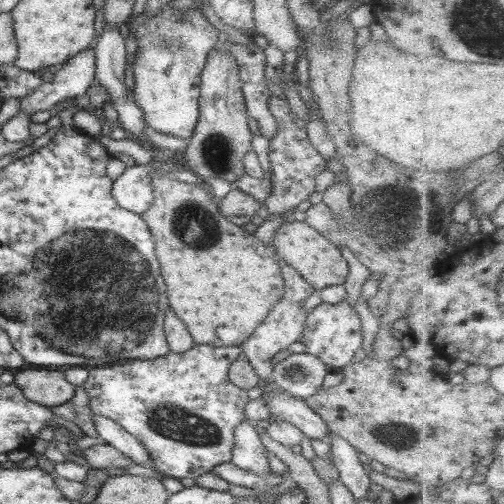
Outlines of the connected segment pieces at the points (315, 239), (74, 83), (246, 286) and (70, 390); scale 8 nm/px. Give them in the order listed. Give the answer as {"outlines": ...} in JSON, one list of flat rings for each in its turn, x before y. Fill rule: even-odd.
{"outlines":[[[292,218,274,233,272,246,277,257,282,257,290,266,290,271,297,272,316,291,326,286,344,284,349,273,347,260,338,247,334,247,325,237,305,222,297,222]],[[86,49,79,52,76,56,69,58,61,65,60,70,54,74,51,82,43,82,34,89,34,92,30,92,26,98,20,99,21,109,32,115,36,111,51,110,59,107,60,103,66,100,66,98,70,98,70,96,82,96,82,94,86,94,88,87,96,82,96,67,97,58,95,49]],[[158,165,157,171,150,174,150,179,152,179,150,185,153,189,154,204,141,215,141,218,146,222,153,240,156,240,156,256,164,272,162,274,164,284,168,286,168,300,172,304,170,308,180,320,184,320,195,344,217,347,225,347,229,344,240,347,252,334,254,328,258,327,260,322,264,322,268,312,283,297,285,286,282,274,284,271,272,258,273,252,270,252,255,234,246,232,234,219,220,214,217,205,211,200,212,194,206,183,201,181,198,184,186,184,186,182,174,180,161,171],[218,328,226,330,228,336,238,336,238,338,222,340,220,336,224,332,218,332]],[[24,370,15,374,13,383,28,400,42,406,60,406,74,396,75,386,66,380,61,371]]]}

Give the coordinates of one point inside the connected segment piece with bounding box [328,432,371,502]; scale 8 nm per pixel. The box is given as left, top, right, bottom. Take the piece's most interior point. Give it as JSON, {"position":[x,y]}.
{"position":[344,456]}

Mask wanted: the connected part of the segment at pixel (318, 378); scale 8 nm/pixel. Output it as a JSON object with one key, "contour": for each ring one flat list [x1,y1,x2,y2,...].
{"contour":[[292,353,275,364,270,380,294,397,303,399,316,394,330,369,314,355]]}

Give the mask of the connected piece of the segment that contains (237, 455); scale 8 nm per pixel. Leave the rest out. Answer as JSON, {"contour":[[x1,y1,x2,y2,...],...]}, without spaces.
{"contour":[[248,419,236,427,231,462,242,470,260,476,267,476,271,472,266,447,260,440,259,431,255,429,254,423]]}

